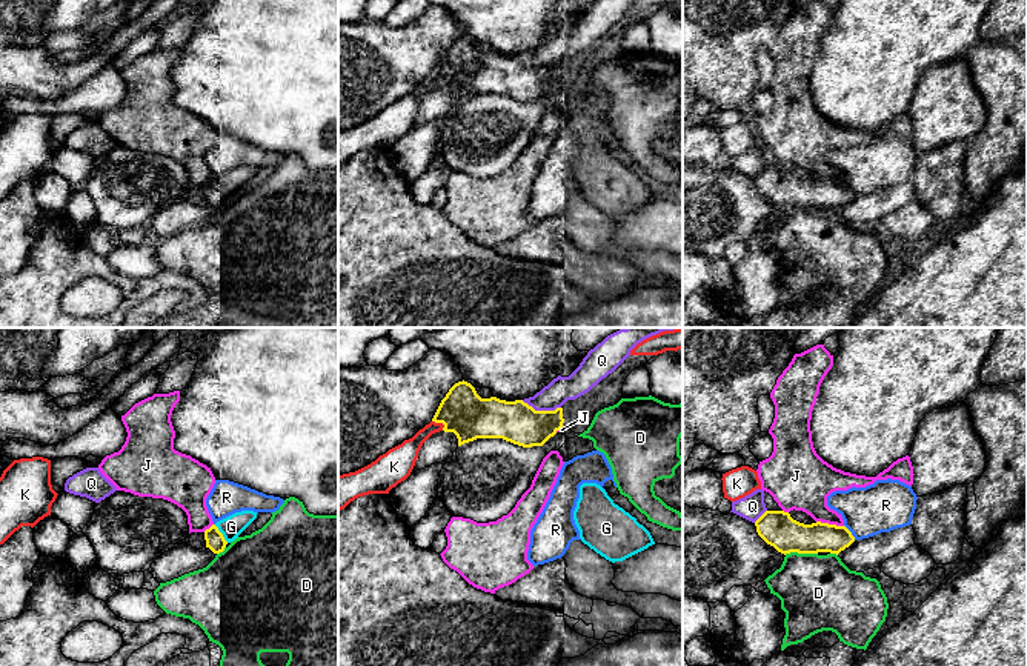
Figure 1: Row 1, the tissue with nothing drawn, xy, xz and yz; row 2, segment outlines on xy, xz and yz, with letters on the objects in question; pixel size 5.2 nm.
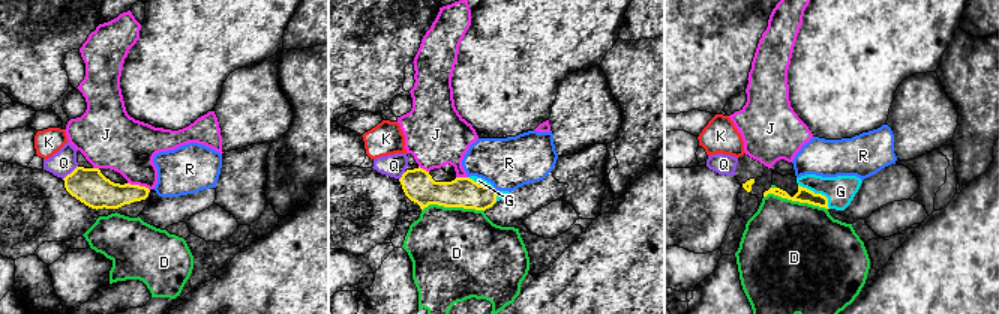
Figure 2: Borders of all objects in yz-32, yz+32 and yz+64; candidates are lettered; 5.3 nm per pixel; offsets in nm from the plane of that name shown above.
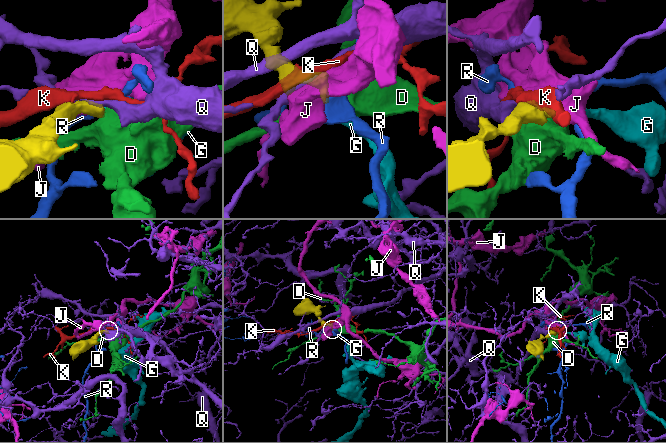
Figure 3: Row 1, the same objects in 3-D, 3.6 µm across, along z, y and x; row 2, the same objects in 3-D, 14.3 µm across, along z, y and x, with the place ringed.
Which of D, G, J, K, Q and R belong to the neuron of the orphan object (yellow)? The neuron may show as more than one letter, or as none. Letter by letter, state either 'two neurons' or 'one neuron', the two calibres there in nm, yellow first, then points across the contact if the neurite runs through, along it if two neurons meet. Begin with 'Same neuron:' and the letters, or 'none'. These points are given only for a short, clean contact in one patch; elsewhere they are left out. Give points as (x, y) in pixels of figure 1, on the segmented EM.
Same neuron: G
D: two neurons | 190/400 nm
G: one neuron | 100/120 nm
J: two neurons | 180/280 nm
K: two neurons | 240/120 nm | along xz (432, 420), (440, 422), (443, 429)
Q: two neurons | 220/140 nm | along xz (521, 400), (535, 409), (560, 408)
R: two neurons | 160/260 nm

